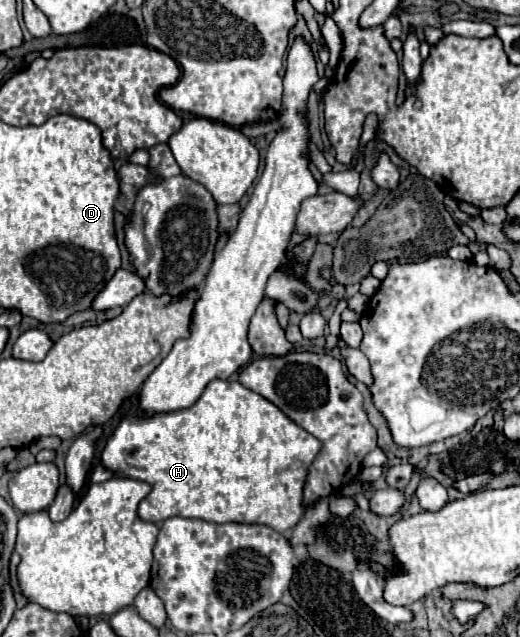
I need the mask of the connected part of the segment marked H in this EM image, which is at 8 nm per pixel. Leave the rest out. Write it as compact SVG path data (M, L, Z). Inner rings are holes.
M215 379L211 381L203 395L199 397L199 401L189 407L189 409L181 409L175 413L161 413L161 415L153 415L153 417L131 417L131 419L123 419L119 423L119 427L115 429L113 437L107 441L103 455L101 455L101 463L115 471L117 477L131 477L131 479L139 479L139 481L147 481L153 489L151 493L139 503L139 517L151 523L161 523L169 517L195 517L195 519L203 519L209 523L247 523L247 525L269 525L271 529L285 533L287 529L293 529L305 507L301 505L303 501L303 487L305 487L305 477L309 475L309 465L317 459L317 453L321 451L321 441L317 441L311 433L307 433L305 429L301 429L299 425L293 425L293 421L289 421L289 417L285 417L285 413L281 413L281 409L277 409L277 405L273 405L271 401L267 401L265 397L261 397L259 393L253 393L251 389L245 389L239 381L221 381Z

